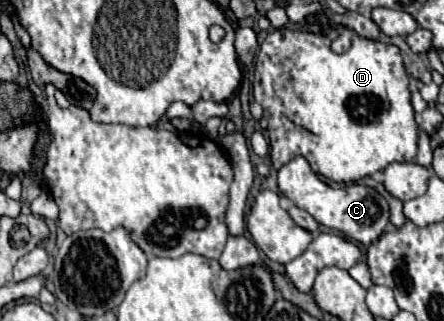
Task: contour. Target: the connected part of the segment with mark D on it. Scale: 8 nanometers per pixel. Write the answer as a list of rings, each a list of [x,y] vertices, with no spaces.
[[[279,28],[269,32],[259,48],[259,56],[255,58],[253,96],[255,102],[263,106],[263,116],[269,122],[269,160],[273,170],[279,170],[295,156],[305,156],[315,173],[333,182],[355,182],[385,170],[393,162],[411,162],[417,154],[417,122],[407,88],[409,76],[403,68],[399,48],[351,32],[351,48],[343,54],[335,54],[331,42],[337,36],[337,30],[329,30],[329,34],[321,36]]]

